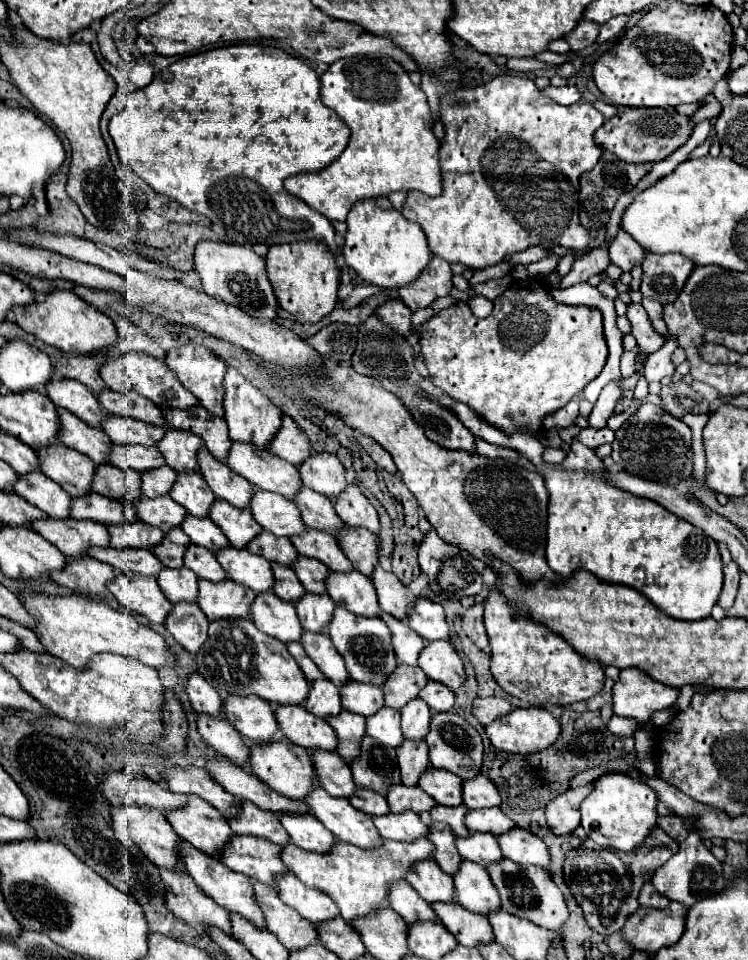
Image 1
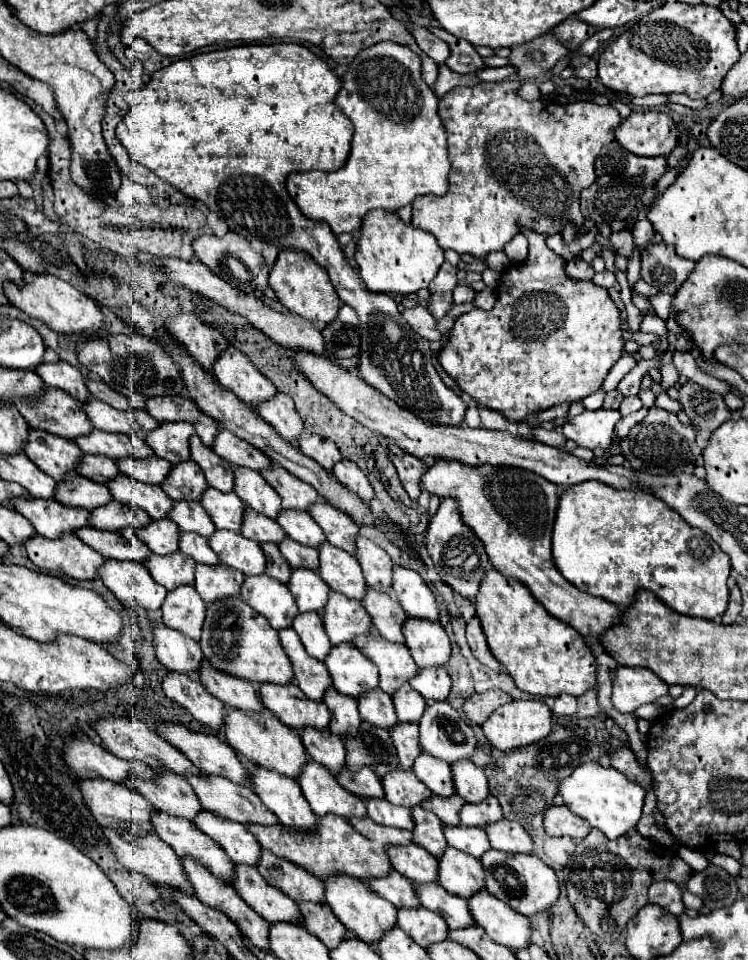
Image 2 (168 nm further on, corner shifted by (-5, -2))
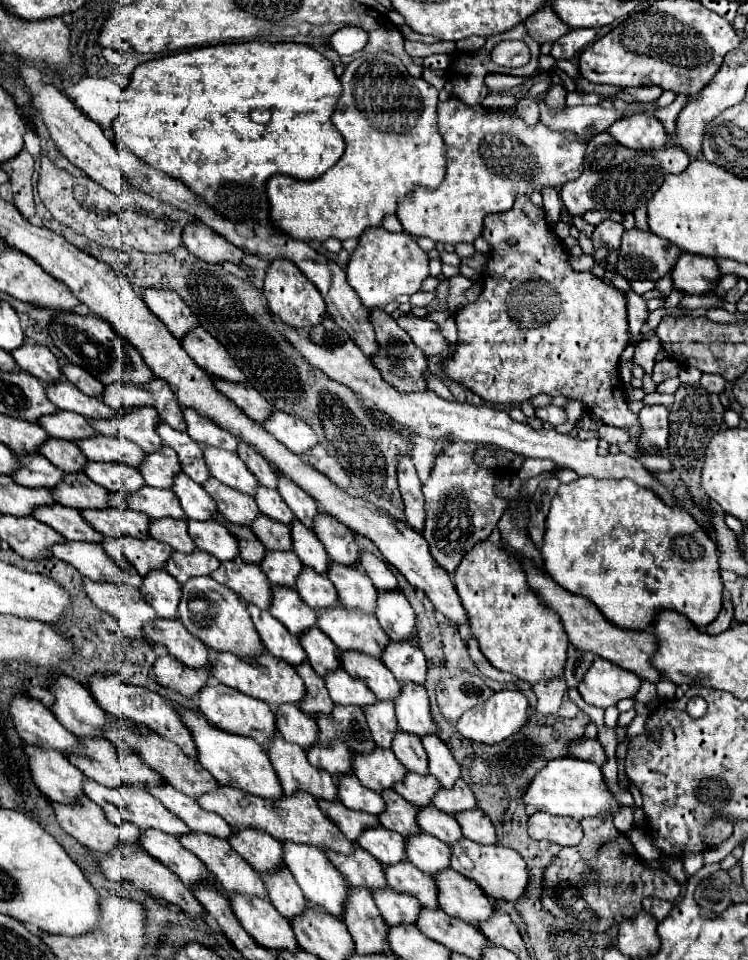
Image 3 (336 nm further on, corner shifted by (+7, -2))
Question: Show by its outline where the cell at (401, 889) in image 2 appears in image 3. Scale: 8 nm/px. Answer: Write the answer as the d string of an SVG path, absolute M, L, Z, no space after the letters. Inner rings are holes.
M359 844L353 856L341 856L339 852L325 852L325 854L349 884L367 886L367 888L385 886L385 874L381 870L381 864L369 852L361 850Z

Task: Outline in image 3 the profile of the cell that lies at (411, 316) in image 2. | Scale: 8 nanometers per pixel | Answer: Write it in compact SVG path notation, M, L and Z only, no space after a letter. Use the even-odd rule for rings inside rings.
M397 318L397 324L411 336L415 346L423 350L425 356L445 356L449 352L449 344L441 336L437 324L429 318Z

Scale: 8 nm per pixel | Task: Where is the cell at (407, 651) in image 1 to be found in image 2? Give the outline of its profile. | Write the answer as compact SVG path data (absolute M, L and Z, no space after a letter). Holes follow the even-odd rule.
M367 588L363 606L371 614L377 632L385 640L405 644L405 636L401 636L401 624L405 624L407 614L403 612L403 608L397 604L397 600L393 596L387 596L387 594L375 592L373 588Z

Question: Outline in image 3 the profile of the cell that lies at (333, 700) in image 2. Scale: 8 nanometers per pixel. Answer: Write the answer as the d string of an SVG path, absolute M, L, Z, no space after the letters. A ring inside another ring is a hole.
M305 660L305 664L301 664L301 668L295 668L297 674L303 678L307 694L305 700L301 700L301 704L297 704L305 714L315 716L317 712L323 714L331 714L333 710L333 700L329 698L329 692L325 688L325 682L313 672L313 668L309 668L309 662Z

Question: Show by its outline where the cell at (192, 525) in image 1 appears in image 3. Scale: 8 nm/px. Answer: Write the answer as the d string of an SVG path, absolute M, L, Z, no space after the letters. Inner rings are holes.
M141 486L137 492L125 492L125 500L131 510L143 512L149 518L183 518L185 512L179 506L177 496L167 488Z

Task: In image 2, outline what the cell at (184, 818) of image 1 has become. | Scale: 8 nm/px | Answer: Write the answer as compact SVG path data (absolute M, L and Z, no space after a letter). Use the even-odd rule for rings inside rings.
M159 774L151 782L143 782L139 778L133 778L125 782L127 788L135 788L141 796L145 796L159 812L167 812L171 816L179 816L185 820L191 820L195 824L197 812L201 812L201 802L197 800L197 794L193 788L189 788L189 782L175 774Z

